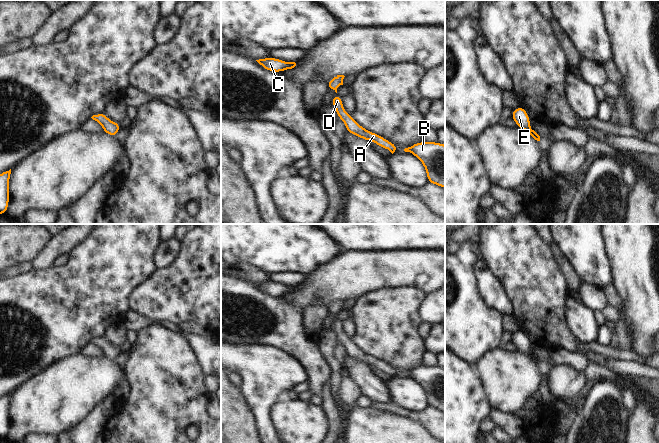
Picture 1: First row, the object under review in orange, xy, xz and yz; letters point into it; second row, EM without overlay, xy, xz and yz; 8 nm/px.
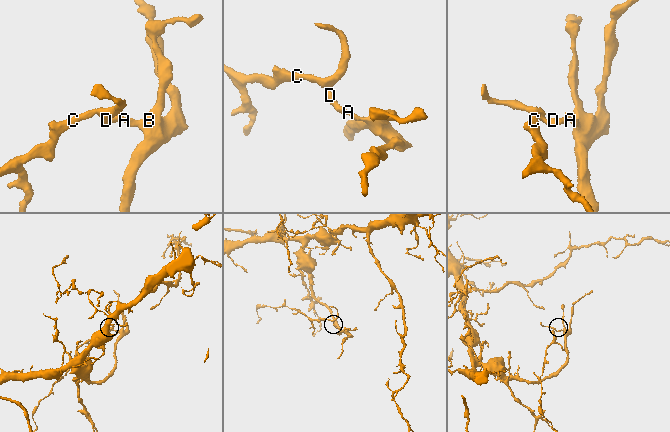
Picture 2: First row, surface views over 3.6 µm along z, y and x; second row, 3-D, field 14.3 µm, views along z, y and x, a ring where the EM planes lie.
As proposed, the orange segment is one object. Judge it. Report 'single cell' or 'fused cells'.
single cell

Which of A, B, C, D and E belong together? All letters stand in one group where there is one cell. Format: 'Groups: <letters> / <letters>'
Groups: A B C D E.

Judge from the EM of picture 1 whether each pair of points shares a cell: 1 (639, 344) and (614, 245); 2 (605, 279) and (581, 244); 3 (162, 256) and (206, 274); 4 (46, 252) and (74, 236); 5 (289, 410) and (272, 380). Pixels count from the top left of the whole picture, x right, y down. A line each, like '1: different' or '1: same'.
1: same
2: same
3: different
4: same
5: different

